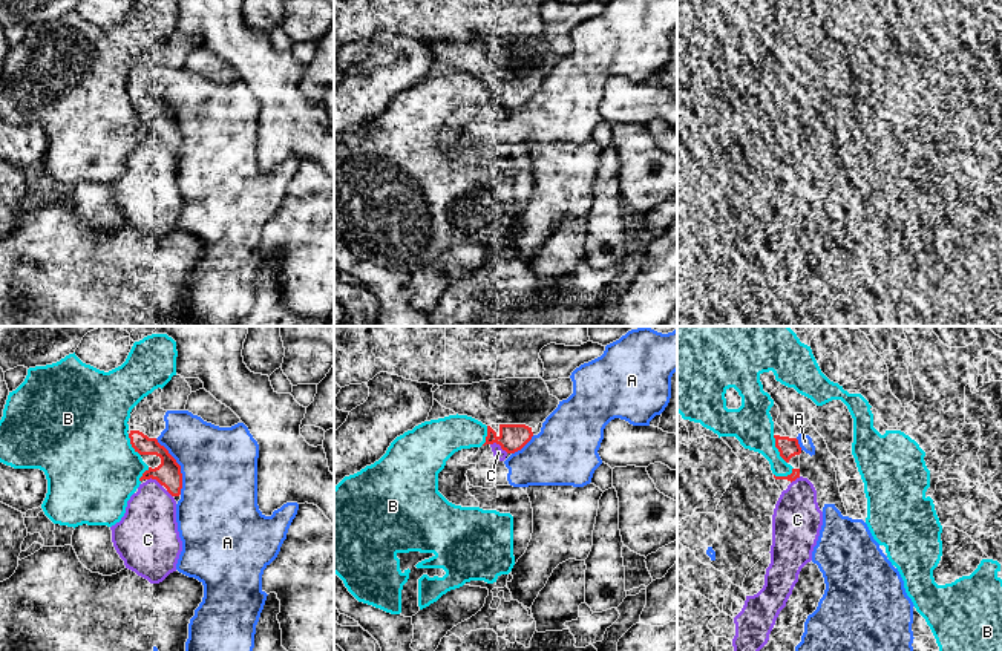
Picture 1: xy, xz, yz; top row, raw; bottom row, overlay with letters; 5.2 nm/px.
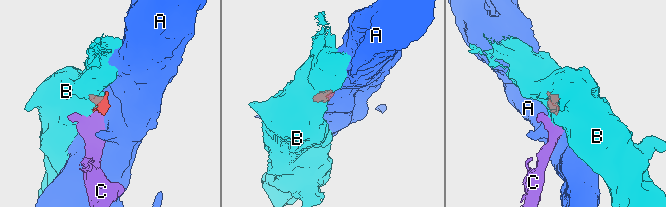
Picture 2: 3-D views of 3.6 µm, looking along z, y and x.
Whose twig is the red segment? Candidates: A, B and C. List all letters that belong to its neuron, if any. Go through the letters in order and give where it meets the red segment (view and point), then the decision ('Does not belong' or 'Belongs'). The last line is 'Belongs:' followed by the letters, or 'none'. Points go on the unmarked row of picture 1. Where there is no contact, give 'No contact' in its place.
A: Touches red at xy (180, 123). Does not belong
B: Touches red at yz (777, 104). Does not belong
C: Touches red at xz (500, 101). Does not belong
Belongs: none

